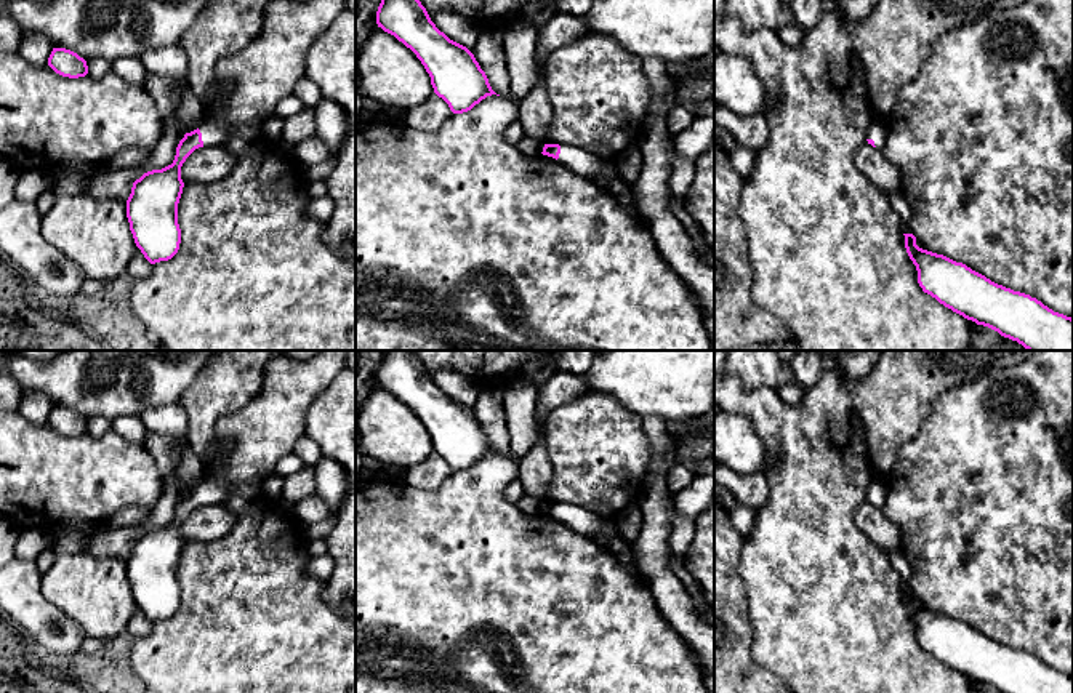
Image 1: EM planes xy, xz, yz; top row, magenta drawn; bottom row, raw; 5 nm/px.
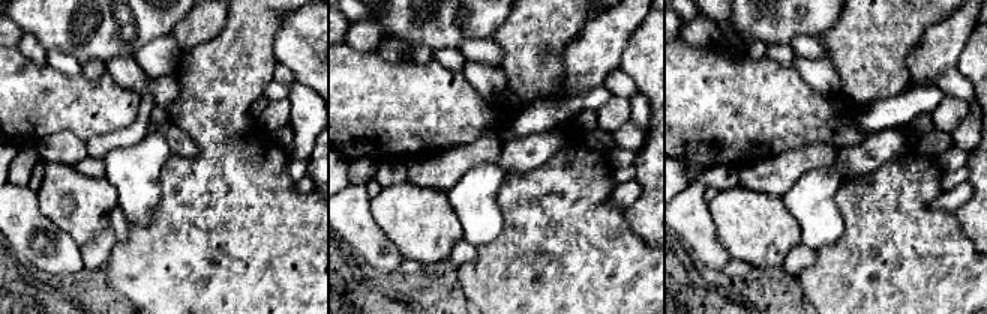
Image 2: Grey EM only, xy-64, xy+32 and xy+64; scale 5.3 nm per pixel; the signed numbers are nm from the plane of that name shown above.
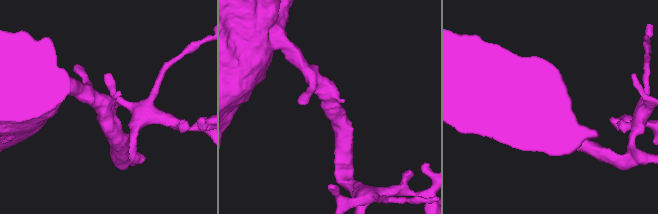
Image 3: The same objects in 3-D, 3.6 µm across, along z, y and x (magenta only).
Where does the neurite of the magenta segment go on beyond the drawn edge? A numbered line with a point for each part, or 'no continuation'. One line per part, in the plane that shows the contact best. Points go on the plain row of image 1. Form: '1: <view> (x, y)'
1: xy (213, 492)

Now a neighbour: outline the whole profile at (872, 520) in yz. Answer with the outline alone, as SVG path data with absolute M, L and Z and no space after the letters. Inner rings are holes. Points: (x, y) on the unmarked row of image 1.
M868 499L855 511L857 527L879 547L890 552L898 547L898 527L886 517L881 507Z

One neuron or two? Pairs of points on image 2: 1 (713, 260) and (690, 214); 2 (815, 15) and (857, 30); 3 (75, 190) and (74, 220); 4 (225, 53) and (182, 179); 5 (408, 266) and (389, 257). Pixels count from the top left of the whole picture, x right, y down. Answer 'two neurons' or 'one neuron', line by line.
1: one neuron
2: two neurons
3: one neuron
4: one neuron
5: two neurons

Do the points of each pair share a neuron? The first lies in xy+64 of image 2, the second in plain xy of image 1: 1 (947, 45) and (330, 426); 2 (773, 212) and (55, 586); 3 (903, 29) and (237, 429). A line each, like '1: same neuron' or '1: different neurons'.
1: different neurons
2: same neuron
3: different neurons

